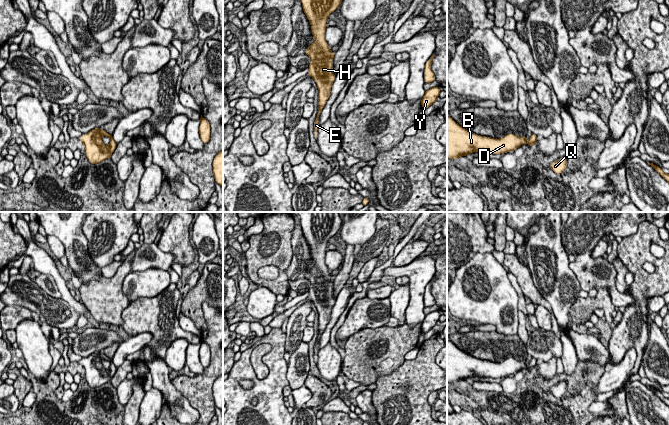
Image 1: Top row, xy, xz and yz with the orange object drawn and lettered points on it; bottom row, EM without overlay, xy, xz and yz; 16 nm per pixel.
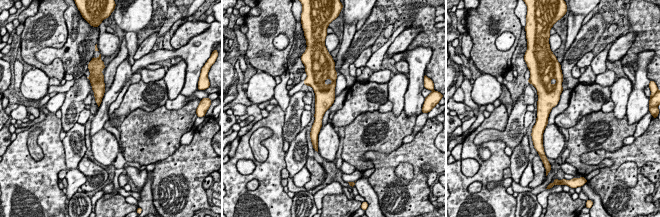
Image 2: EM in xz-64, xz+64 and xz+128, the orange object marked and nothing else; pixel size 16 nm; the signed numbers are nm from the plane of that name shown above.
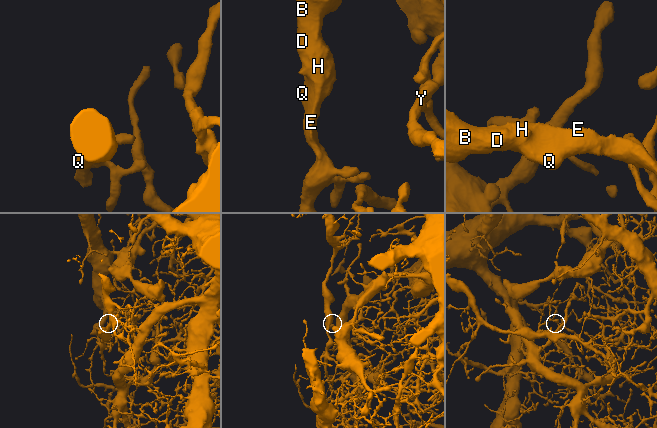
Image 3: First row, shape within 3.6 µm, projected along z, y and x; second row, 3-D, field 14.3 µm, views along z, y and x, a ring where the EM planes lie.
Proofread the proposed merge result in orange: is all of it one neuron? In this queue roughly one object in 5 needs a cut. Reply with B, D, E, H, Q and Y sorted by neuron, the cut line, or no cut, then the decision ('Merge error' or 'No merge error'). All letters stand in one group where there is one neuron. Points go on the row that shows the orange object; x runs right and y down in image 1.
Groups: B D E H Q Y. No split. No merge error

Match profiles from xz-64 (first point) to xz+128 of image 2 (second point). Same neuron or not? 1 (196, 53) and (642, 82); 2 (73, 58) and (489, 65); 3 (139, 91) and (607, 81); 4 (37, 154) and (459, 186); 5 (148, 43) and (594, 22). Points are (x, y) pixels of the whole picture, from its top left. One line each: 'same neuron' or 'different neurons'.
1: same neuron
2: different neurons
3: different neurons
4: different neurons
5: different neurons

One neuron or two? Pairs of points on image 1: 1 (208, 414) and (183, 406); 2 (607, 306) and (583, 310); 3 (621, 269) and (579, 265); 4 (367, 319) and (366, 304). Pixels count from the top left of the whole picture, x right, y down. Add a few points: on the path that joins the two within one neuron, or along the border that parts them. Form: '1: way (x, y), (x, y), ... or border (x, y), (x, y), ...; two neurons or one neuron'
1: border (180, 393), (199, 414); two neurons
2: way (601, 304), (589, 304); one neuron
3: border (612, 263), (616, 272), (616, 288), (619, 291); two neurons
4: way (367, 315), (366, 308); one neuron

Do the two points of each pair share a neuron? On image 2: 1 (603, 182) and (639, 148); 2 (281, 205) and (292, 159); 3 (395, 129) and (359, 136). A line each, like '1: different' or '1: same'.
1: same
2: different
3: same

